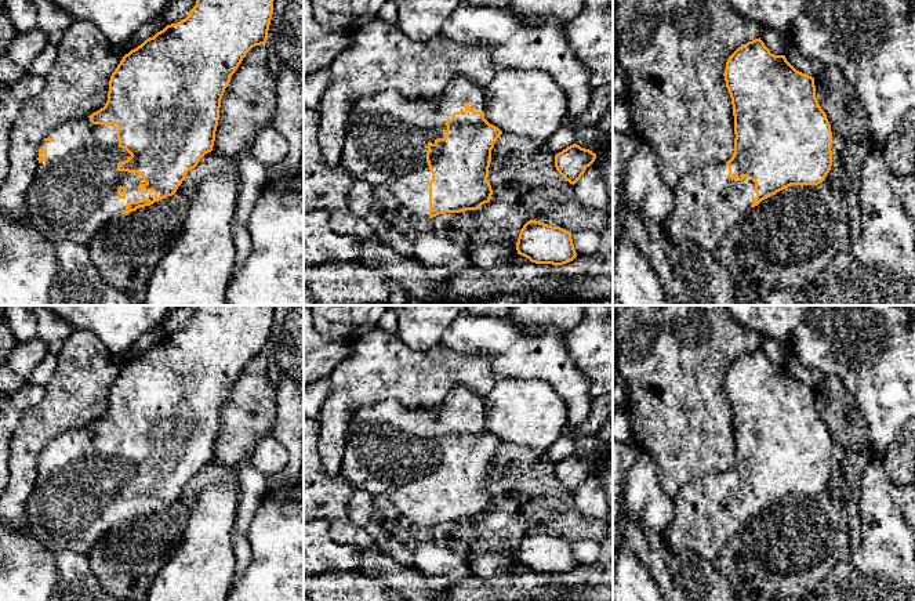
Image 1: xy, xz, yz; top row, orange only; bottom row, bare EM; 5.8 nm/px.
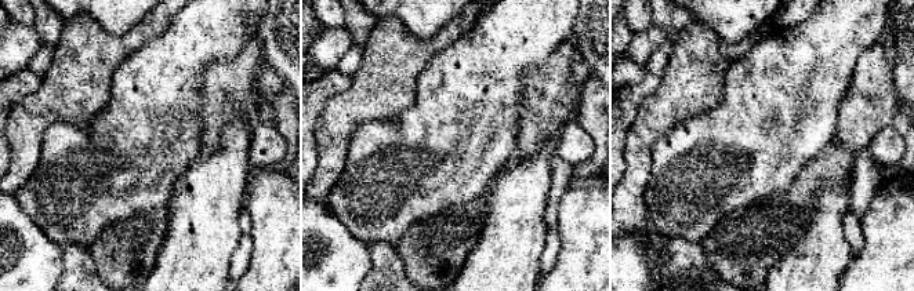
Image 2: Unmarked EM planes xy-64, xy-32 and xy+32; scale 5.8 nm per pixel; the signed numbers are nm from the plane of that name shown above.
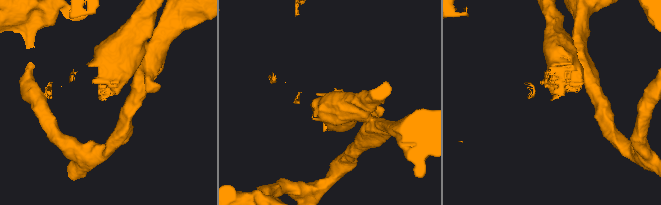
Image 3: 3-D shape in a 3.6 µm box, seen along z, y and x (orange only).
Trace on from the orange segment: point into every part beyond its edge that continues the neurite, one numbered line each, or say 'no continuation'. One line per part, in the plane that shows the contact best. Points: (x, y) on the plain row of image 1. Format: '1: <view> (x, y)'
1: xy (73, 504)

